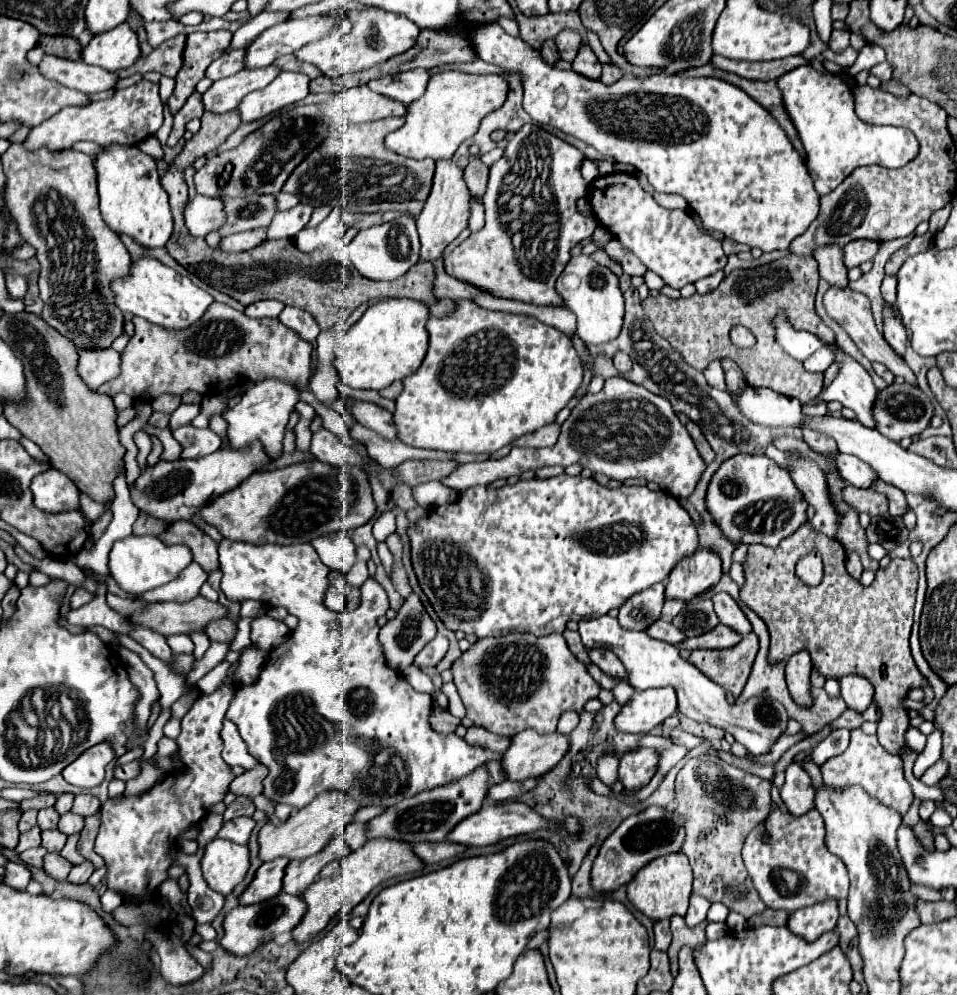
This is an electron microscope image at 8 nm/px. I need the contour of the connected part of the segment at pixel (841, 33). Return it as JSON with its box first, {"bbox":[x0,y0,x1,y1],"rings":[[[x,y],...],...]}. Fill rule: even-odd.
{"bbox":[829,30,849,52],"rings":[[[833,30],[831,40],[829,40],[829,48],[835,50],[835,52],[845,50],[845,34],[849,34],[849,32],[845,32],[845,30]]]}

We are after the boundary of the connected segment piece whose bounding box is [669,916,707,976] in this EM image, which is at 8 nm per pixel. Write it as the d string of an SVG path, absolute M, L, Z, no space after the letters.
M673 916L671 918L671 932L673 932L673 942L671 942L671 948L669 948L669 958L671 958L671 974L677 976L679 972L679 966L677 966L677 954L683 946L691 946L691 948L697 948L701 944L705 944L705 926L707 922L701 922L693 928L689 928L685 924L685 920L681 916Z

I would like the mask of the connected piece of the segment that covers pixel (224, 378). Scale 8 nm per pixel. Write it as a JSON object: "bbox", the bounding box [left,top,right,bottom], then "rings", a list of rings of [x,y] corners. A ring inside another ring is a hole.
{"bbox":[99,302,313,402],"rings":[[[213,302],[193,328],[181,332],[165,332],[165,328],[157,328],[141,318],[133,318],[133,324],[135,336],[121,354],[121,376],[103,384],[99,388],[101,394],[125,392],[133,400],[151,402],[161,394],[181,396],[189,390],[201,396],[221,394],[245,380],[279,378],[293,380],[301,388],[309,384],[313,344],[301,340],[277,318],[253,320],[227,304]]]}

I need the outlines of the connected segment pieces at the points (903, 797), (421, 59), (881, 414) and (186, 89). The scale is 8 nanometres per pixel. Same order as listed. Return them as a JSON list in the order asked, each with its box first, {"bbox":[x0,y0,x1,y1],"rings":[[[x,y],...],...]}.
[{"bbox":[821,728,913,814],"rings":[[[861,728],[851,730],[849,748],[841,756],[827,760],[821,766],[821,772],[823,772],[823,780],[827,784],[841,784],[841,786],[861,784],[871,796],[877,796],[881,800],[881,804],[885,804],[887,808],[893,808],[901,814],[905,814],[913,802],[911,786],[903,776],[903,760],[899,756],[885,752],[885,748],[881,748],[881,744],[879,744],[877,736],[865,734]]]},{"bbox":[339,32,477,88],"rings":[[[421,32],[417,44],[409,52],[403,52],[403,54],[399,54],[395,58],[389,58],[387,62],[371,66],[367,70],[343,76],[339,80],[339,84],[341,84],[341,88],[353,88],[353,86],[367,84],[373,78],[393,76],[393,74],[407,72],[407,70],[413,70],[413,68],[435,68],[435,66],[445,66],[445,64],[459,64],[459,62],[469,62],[473,58],[477,58],[477,56],[473,56],[473,50],[469,48],[469,44],[465,44],[465,40],[461,40],[461,36],[453,36],[453,32]]]},{"bbox":[873,382,935,440],"rings":[[[893,382],[891,386],[887,386],[885,390],[881,390],[877,394],[877,406],[873,408],[875,412],[875,420],[877,420],[877,430],[887,436],[889,440],[903,440],[903,438],[911,438],[915,434],[921,434],[931,418],[933,418],[933,412],[935,412],[935,406],[931,402],[931,398],[915,384],[899,384],[899,382]]]},{"bbox":[167,32,231,114],"rings":[[[195,32],[187,34],[185,50],[183,50],[183,68],[175,76],[175,90],[167,100],[169,112],[175,114],[181,110],[185,100],[195,92],[197,82],[205,76],[207,66],[219,58],[231,44],[231,32]]]}]

